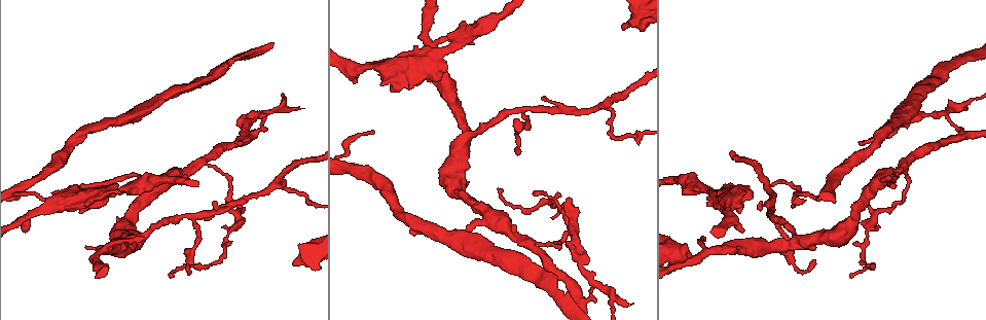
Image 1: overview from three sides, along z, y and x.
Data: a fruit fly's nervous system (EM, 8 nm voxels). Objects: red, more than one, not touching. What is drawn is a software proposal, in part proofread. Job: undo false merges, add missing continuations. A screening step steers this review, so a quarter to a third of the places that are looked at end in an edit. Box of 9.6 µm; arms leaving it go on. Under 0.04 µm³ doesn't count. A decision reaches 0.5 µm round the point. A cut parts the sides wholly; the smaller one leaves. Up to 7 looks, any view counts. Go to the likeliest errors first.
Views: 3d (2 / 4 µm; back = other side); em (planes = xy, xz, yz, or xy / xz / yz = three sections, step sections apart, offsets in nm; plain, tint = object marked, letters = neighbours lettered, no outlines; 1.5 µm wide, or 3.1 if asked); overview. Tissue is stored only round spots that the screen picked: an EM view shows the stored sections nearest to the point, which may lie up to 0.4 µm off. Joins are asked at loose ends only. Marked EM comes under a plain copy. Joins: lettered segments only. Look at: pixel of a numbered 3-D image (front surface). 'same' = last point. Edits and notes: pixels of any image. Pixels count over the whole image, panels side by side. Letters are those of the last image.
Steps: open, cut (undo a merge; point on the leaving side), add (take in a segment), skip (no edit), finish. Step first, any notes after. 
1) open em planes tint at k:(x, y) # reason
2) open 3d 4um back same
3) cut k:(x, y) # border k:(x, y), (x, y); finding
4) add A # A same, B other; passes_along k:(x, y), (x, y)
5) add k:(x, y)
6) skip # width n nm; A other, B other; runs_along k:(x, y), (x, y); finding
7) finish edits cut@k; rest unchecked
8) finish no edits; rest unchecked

open em xy step 8 letters at 1:(27, 230) # branch stops here

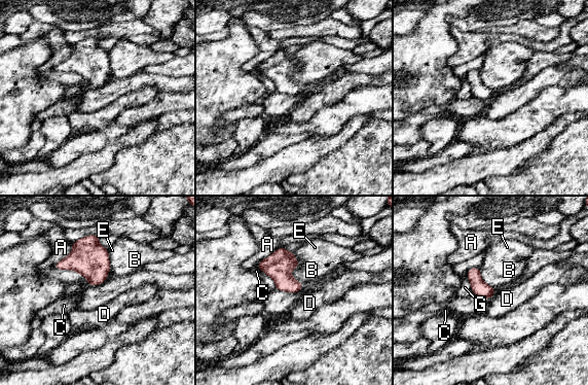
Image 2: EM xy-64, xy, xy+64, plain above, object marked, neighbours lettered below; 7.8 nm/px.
open em planes letters same # cut it another way

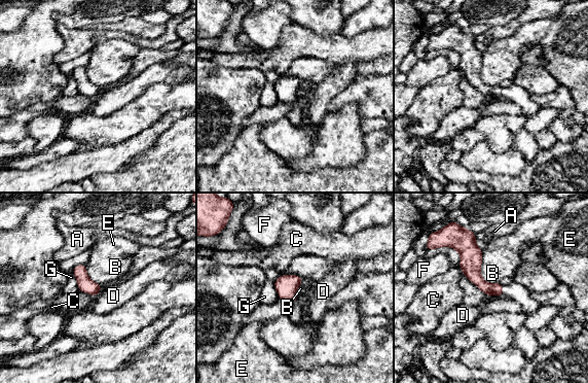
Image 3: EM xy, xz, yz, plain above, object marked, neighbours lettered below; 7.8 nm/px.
skip # A other, B other, C other, D other, E other, F other, G other; runs_along 3:(461, 239), (472, 273), (500, 292); no lettered segment goes on from it

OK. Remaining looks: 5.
open em yz step 4 letters at 1:(268, 114) # branch point

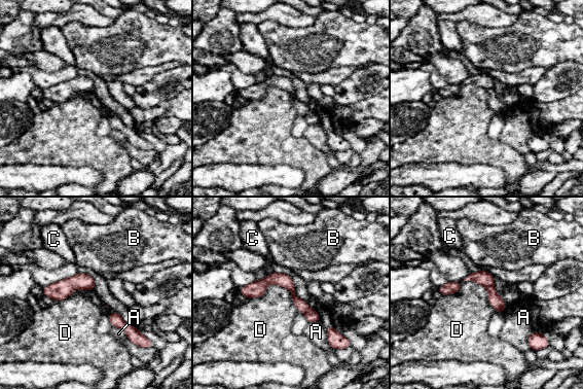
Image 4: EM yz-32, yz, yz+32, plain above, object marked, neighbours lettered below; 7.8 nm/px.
cut 4:(302, 306) # longest_contact D 440 nm; A other, B other, C other, D other; border 4:(310, 309), (304, 313); a second neuron is stuck on

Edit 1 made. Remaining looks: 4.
open overview # redraw

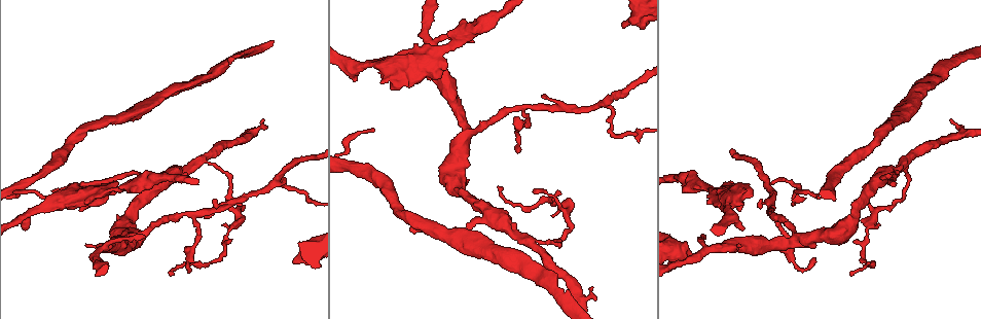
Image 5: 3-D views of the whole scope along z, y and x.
open em planes letters at 5:(109, 247) # calibre changes

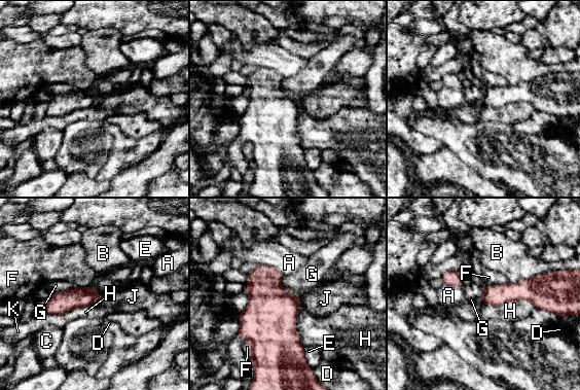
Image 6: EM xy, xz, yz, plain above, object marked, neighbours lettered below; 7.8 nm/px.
skip # A other, B other, C other, D other, E other, F other, G other, H other, J other, K other; border 6:(482, 304), (530, 300), (535, 307); continuous, no second neuron

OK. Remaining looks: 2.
finish edits cut@4; rest unchecked

